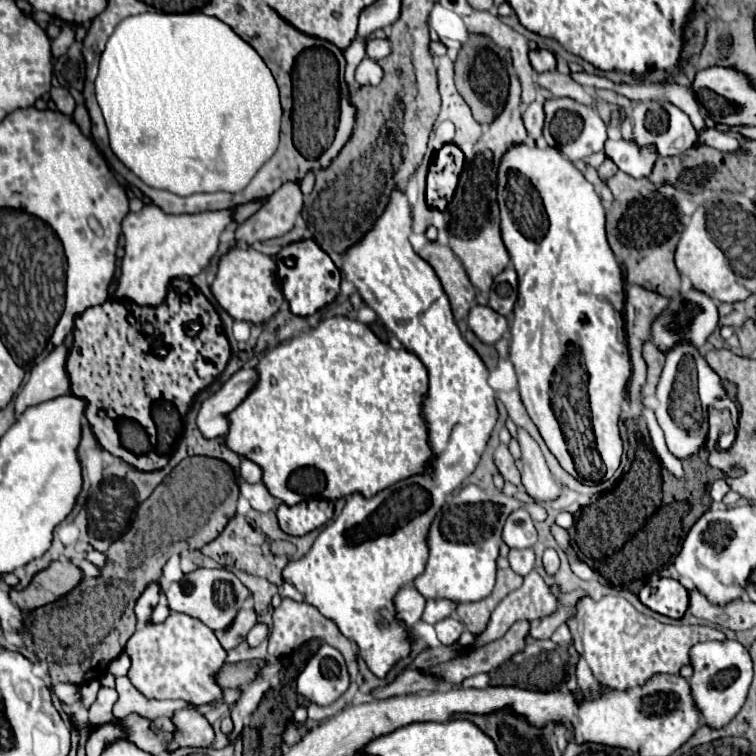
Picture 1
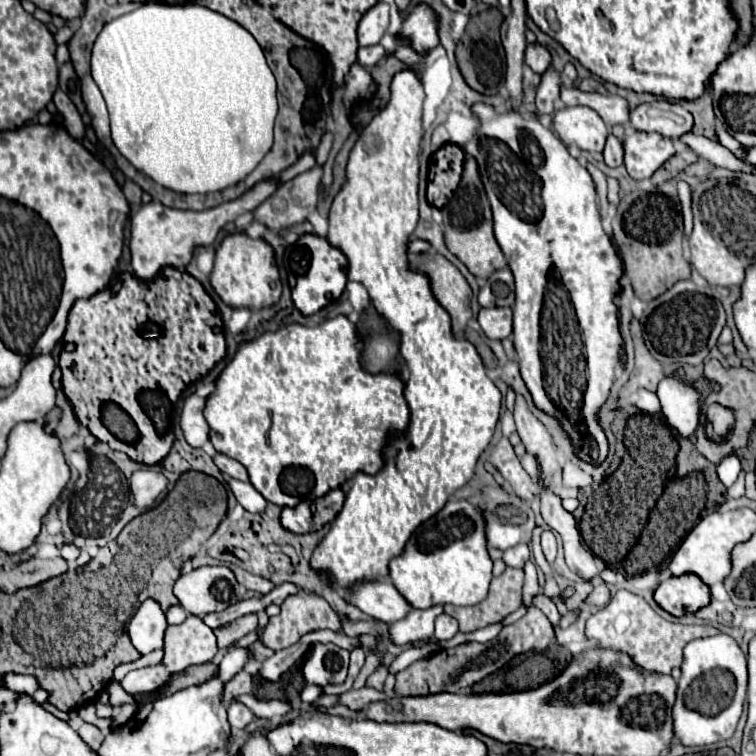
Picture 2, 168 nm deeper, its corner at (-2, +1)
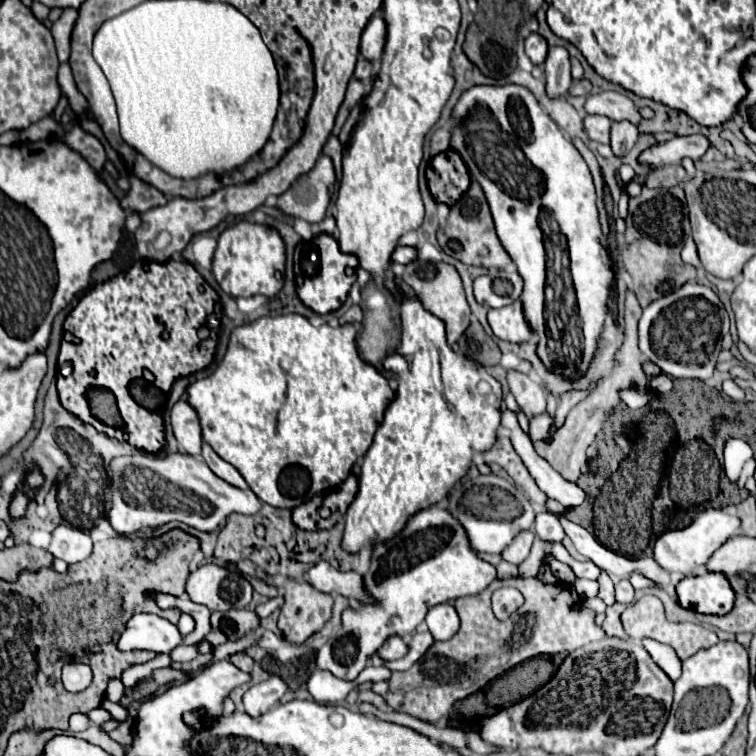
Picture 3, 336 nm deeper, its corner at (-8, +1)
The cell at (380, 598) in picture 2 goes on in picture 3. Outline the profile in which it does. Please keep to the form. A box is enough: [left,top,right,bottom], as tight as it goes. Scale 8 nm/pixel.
[306,562,374,602]

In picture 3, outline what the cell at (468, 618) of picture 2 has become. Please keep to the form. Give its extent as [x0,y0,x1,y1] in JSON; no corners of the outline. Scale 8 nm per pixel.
[386,578,606,724]

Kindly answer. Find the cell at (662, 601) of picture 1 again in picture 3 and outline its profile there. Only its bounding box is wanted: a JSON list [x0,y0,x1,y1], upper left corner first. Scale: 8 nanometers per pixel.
[676,574,736,616]

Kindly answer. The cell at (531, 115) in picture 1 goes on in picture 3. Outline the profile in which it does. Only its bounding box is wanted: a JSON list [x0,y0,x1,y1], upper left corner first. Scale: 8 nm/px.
[544,46,572,98]

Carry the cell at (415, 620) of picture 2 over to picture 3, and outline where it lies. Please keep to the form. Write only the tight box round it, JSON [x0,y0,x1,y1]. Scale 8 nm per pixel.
[378,636,408,662]

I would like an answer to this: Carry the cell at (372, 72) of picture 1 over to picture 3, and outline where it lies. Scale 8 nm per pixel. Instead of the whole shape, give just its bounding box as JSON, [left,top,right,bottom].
[332,78,364,134]

